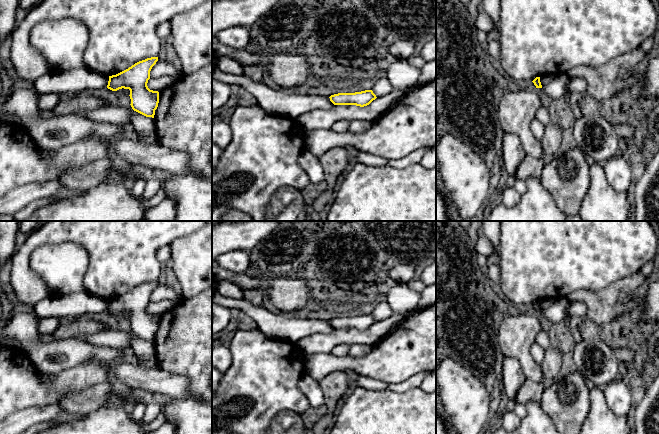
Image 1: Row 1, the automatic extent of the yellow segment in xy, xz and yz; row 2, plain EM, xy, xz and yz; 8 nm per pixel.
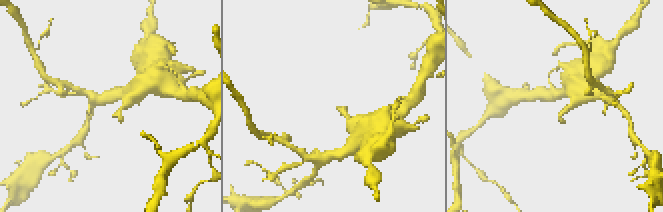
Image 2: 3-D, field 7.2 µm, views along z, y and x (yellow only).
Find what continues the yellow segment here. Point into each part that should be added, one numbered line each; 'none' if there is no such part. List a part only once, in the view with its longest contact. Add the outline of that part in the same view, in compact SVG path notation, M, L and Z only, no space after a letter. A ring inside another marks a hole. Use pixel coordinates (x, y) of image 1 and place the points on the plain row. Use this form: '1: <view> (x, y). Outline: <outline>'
none

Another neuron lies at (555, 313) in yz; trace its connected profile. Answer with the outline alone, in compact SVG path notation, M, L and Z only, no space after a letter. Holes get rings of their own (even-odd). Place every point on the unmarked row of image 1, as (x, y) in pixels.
M566 298L553 300L542 313L550 322L558 323L564 320L565 311L569 304L570 302Z

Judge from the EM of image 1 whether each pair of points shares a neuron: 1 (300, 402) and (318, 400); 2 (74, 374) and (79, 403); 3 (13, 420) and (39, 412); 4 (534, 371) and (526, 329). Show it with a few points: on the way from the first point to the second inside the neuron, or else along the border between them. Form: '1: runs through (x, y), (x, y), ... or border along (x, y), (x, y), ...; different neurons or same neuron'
1: border along (300, 379), (299, 390), (310, 405); different neurons
2: border along (99, 382), (80, 391), (70, 391), (56, 402); different neurons
3: runs through (19, 420), (33, 415); same neuron
4: runs through (526, 361), (524, 358), (524, 339); same neuron

